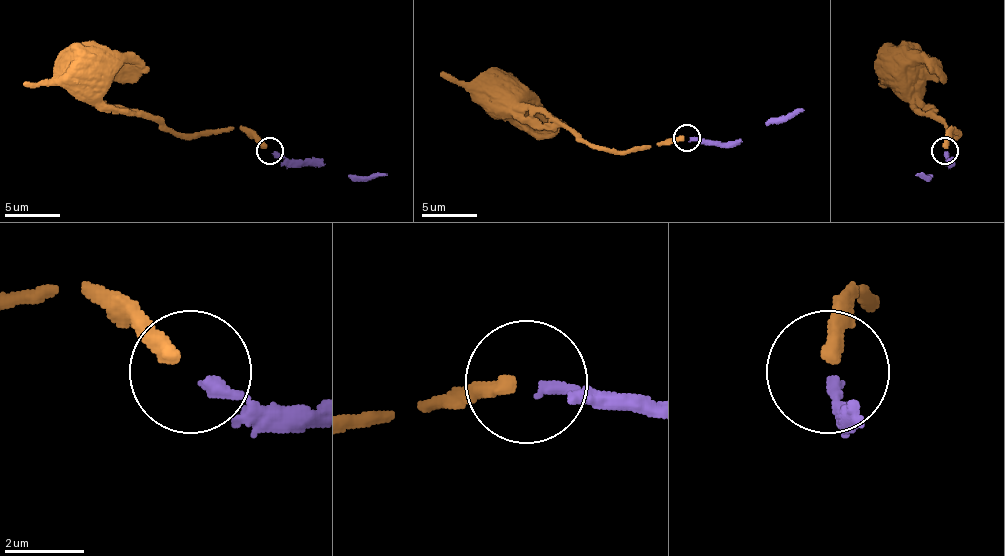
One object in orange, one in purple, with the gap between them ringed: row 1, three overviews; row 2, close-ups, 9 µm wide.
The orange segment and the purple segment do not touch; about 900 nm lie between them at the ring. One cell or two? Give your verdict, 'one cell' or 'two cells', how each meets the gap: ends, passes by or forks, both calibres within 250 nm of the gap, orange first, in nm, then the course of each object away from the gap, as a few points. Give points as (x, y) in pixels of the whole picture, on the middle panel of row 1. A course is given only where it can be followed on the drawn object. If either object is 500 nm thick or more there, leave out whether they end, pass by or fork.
one cell; orange ends there; purple ends there; 400 nm thick on the orange side, 300 nm on the other; orange runs (684, 138), (626, 152), (593, 149), (563, 127), (525, 121), (516, 113), (495, 113), (497, 105); purple runs (689, 138), (706, 143), (736, 143), (766, 124), (804, 111)

